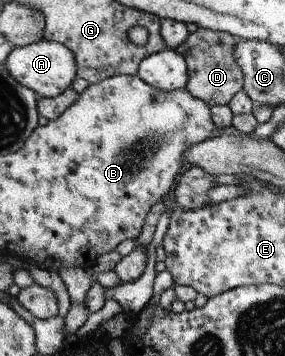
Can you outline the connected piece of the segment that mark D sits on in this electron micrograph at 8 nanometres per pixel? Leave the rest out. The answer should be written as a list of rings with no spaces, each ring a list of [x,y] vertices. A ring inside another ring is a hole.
[[[197,28],[189,33],[186,41],[175,47],[185,61],[188,81],[185,88],[192,97],[201,99],[208,107],[227,105],[232,96],[243,89],[243,73],[238,69],[232,49],[236,37],[226,32],[214,31],[208,28]]]

